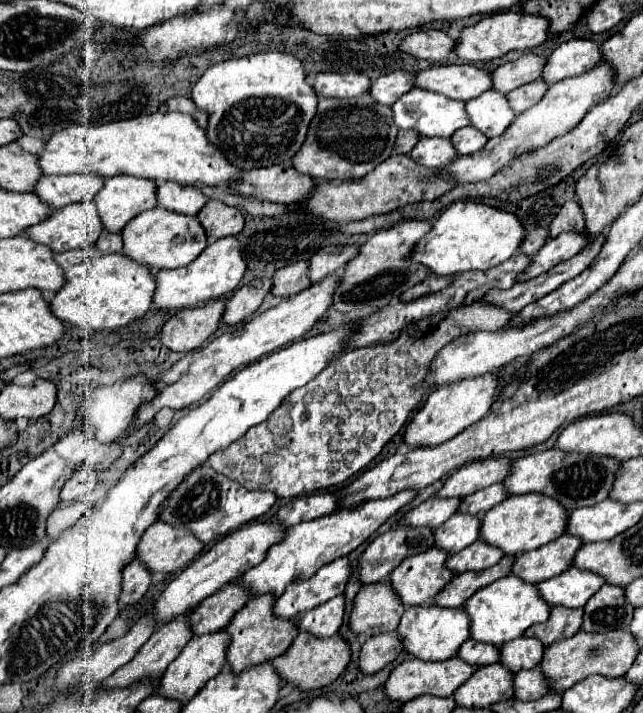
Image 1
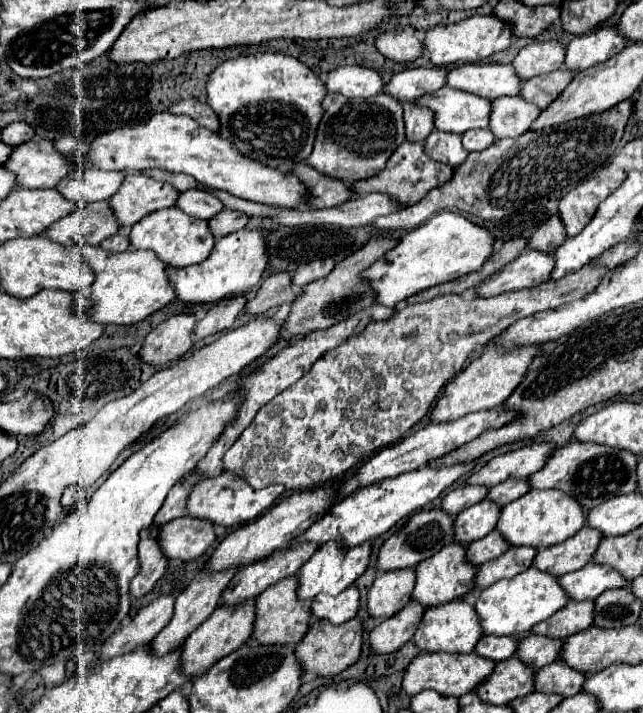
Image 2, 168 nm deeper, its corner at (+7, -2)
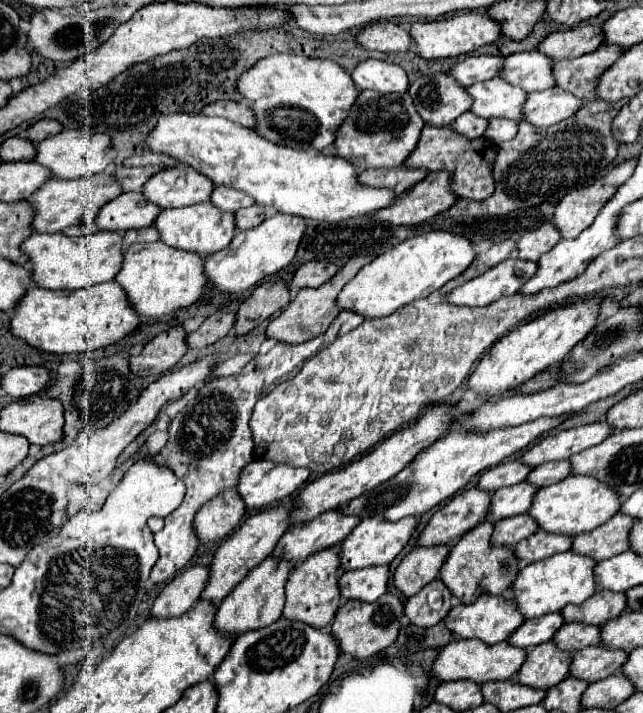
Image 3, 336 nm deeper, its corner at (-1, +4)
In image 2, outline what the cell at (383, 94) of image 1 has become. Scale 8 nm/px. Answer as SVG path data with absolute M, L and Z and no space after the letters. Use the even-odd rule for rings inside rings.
M413 68L403 70L385 84L385 94L395 96L399 102L421 98L447 84L447 68Z

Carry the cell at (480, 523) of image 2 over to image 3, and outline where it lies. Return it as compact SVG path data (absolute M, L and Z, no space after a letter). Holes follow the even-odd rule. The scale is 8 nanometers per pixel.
M521 482L509 488L501 488L495 490L491 494L491 506L487 512L487 518L495 524L497 520L503 518L511 518L511 516L519 516L525 514L529 510L529 502L533 500L533 494L537 492L537 488Z

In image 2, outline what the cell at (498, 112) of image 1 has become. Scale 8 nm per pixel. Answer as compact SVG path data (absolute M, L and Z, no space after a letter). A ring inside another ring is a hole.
M503 96L493 100L493 110L491 110L491 132L495 138L517 138L525 134L533 120L541 114L541 108L529 104L521 96Z

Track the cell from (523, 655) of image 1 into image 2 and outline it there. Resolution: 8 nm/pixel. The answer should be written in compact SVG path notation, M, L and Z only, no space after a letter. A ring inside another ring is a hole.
M529 634L519 642L519 650L517 656L521 656L521 660L533 668L543 668L547 664L553 664L555 660L559 660L561 656L561 644L563 640L553 640L549 636L537 636L537 634Z

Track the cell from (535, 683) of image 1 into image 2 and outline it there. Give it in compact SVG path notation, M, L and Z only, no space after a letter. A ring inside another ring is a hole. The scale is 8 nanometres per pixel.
M559 660L549 664L535 674L535 688L537 692L545 694L561 694L561 696L575 696L581 692L581 684L585 684L585 672L573 672L567 664Z

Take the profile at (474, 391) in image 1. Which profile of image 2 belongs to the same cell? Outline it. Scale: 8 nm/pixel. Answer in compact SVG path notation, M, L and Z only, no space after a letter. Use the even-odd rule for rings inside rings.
M541 346L537 348L521 348L521 352L497 352L497 348L487 348L479 358L475 358L463 372L459 372L439 396L437 404L431 410L431 420L435 422L451 422L457 420L469 412L477 410L491 410L503 404L511 392L521 384L521 376L529 370L529 364L533 362L533 356L541 352Z

